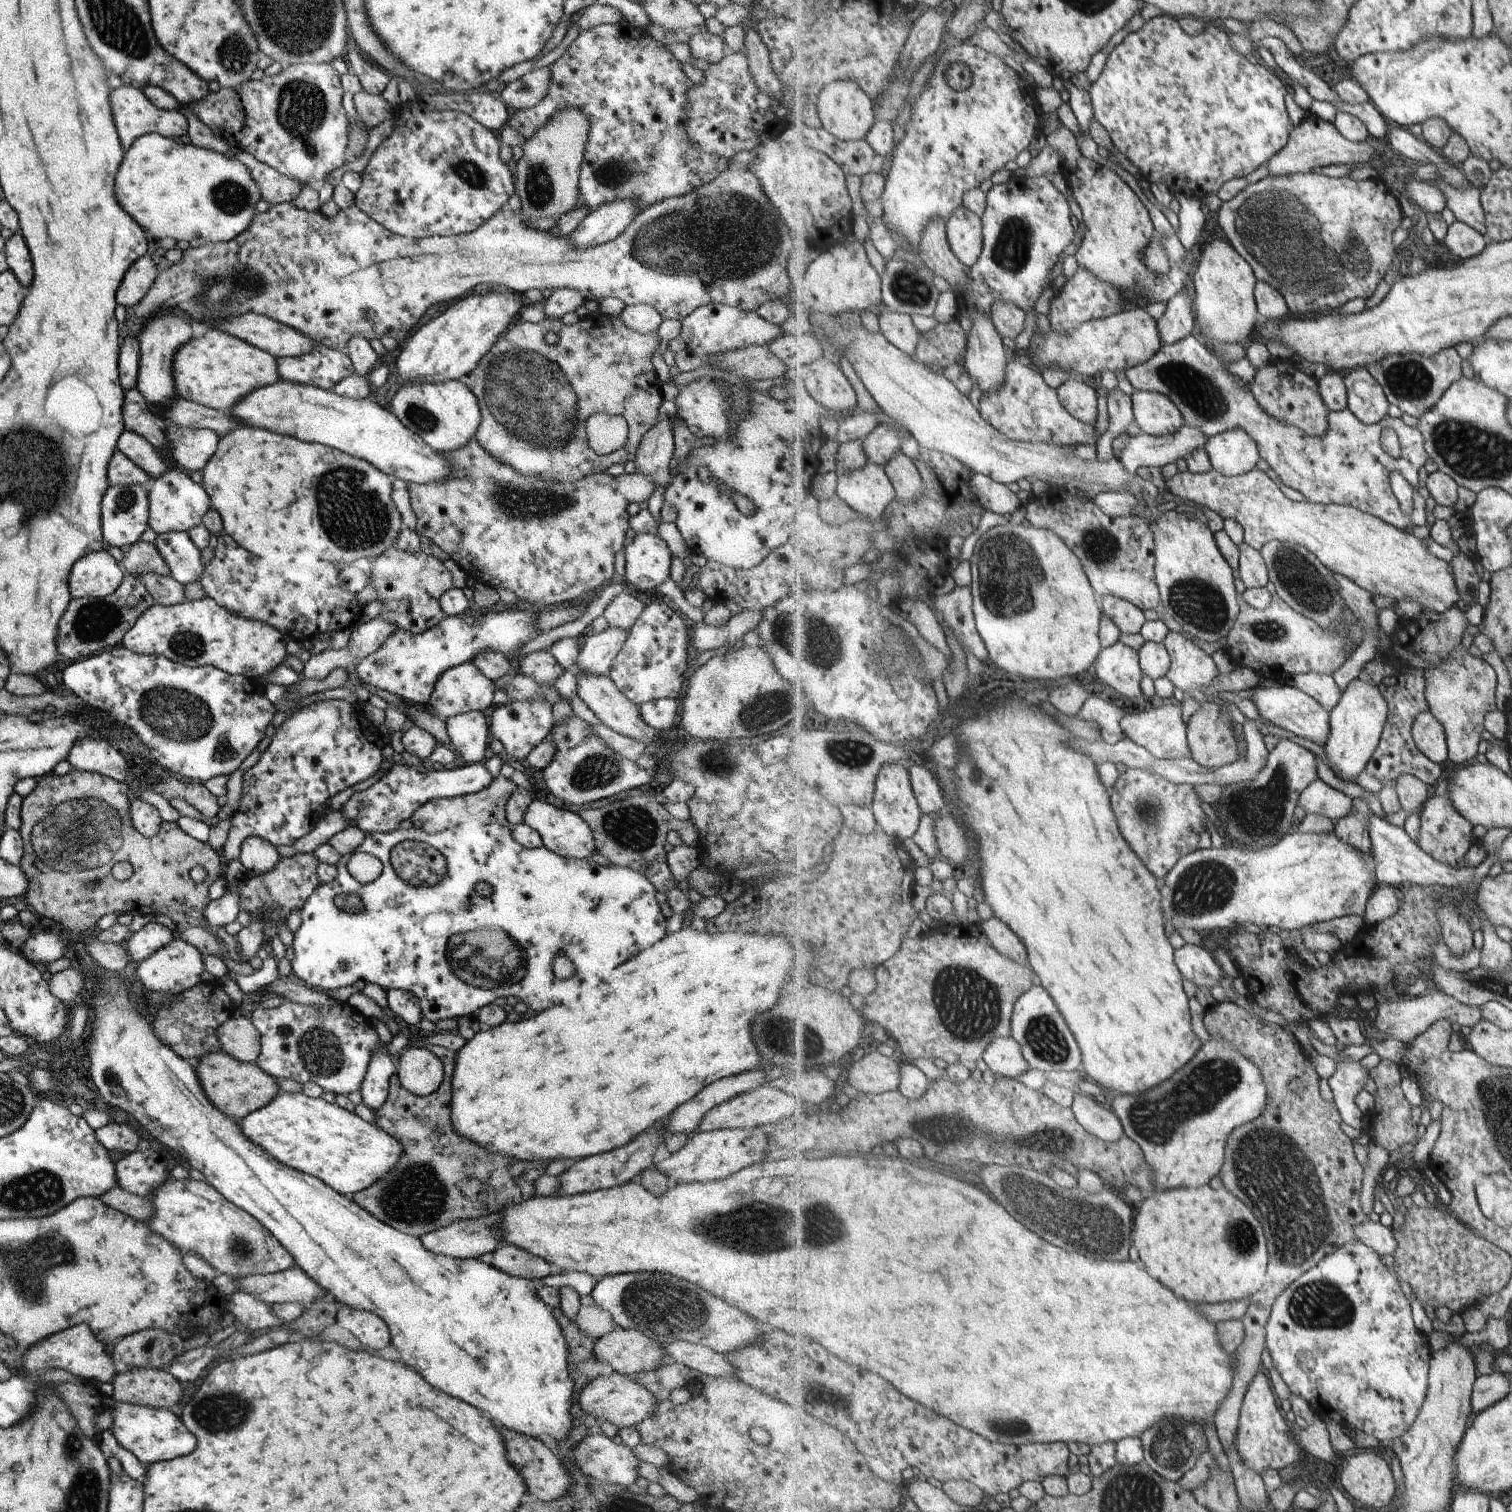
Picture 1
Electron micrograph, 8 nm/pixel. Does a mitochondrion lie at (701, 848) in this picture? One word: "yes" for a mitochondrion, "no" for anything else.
no

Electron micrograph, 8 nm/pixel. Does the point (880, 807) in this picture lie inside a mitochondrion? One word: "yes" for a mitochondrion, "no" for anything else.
no

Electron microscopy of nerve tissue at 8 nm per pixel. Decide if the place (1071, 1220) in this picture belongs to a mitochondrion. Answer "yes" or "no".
yes

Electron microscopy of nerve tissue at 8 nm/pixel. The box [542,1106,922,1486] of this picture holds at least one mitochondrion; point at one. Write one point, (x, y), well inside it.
(660, 1306)

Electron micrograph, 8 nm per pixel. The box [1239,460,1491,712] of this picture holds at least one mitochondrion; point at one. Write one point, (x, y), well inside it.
(1295, 573)

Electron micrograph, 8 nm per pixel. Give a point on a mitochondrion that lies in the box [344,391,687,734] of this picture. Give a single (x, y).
(515, 502)

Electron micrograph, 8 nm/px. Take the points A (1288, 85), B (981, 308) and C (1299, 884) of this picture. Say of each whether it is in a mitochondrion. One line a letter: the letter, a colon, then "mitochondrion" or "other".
A: other
B: other
C: other

